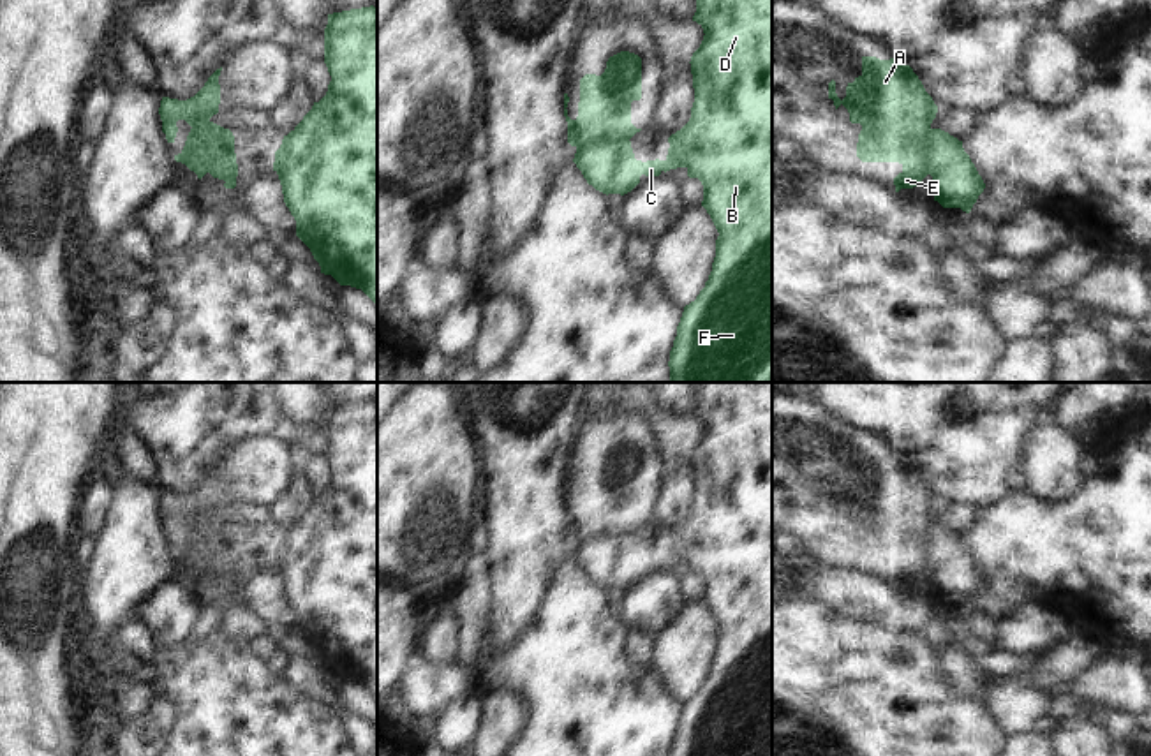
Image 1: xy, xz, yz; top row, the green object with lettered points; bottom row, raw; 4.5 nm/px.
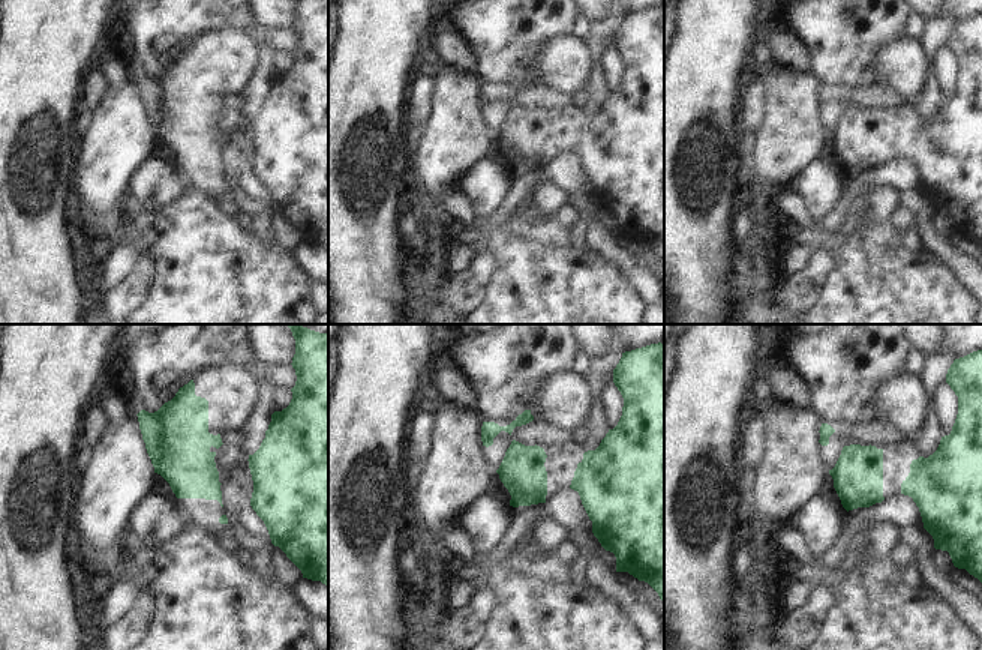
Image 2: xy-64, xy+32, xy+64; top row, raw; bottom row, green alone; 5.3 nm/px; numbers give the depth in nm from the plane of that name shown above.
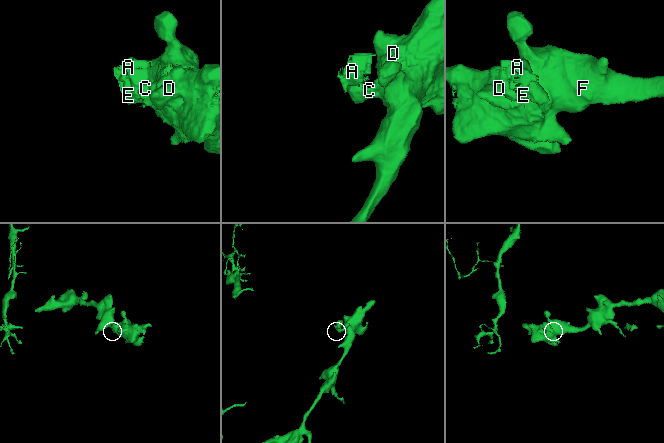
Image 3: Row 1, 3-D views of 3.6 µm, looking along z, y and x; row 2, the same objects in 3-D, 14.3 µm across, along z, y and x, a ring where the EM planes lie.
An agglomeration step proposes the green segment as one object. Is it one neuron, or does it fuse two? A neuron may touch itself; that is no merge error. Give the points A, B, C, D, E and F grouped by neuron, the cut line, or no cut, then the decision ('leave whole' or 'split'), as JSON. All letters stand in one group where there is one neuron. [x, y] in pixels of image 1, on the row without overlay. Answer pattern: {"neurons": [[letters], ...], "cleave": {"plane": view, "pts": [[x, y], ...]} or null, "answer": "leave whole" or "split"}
{"neurons": [["A", "E"], ["B", "C", "D", "F"]], "cleave": {"plane": "xy", "pts": [[226, 524], [198, 534], [196, 552], [207, 566]]}, "answer": "split"}

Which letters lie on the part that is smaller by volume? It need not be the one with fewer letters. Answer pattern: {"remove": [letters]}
{"remove": ["A", "E"]}

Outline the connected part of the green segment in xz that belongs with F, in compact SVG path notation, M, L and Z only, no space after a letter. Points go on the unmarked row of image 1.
M696 382L696 407L703 435L691 451L694 497L689 516L668 532L665 555L636 555L631 536L576 541L573 557L589 580L603 589L627 589L640 571L686 562L703 580L702 601L719 631L705 682L684 701L670 756L772 756L772 382Z

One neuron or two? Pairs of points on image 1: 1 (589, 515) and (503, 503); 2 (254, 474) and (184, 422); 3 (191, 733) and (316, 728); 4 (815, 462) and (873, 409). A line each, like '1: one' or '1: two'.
1: two
2: two
3: one
4: two

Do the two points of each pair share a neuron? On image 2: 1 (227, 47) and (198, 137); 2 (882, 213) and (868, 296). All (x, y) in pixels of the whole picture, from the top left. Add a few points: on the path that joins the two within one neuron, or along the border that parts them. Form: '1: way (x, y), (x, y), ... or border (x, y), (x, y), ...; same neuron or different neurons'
1: way (209, 69), (198, 80), (198, 114); same neuron
2: border (888, 221), (879, 225); different neurons

